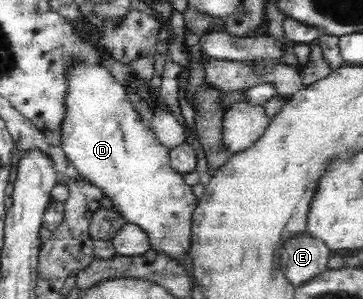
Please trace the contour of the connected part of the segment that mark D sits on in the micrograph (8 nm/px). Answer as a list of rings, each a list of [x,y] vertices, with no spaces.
[[[63,53],[61,58],[63,58],[64,62],[64,81],[66,86],[65,95],[63,95],[63,117],[61,117],[61,123],[59,123],[59,127],[61,127],[59,130],[61,130],[60,147],[65,157],[71,161],[81,176],[84,176],[85,179],[94,183],[103,192],[105,199],[111,201],[111,205],[125,218],[126,222],[138,225],[145,234],[147,234],[150,248],[153,251],[158,254],[163,254],[163,256],[167,258],[171,258],[171,260],[181,266],[181,263],[185,263],[185,259],[187,259],[187,255],[189,255],[191,249],[192,217],[198,206],[198,198],[194,194],[192,186],[183,181],[184,173],[179,173],[173,169],[173,166],[170,164],[168,149],[159,143],[155,132],[139,117],[133,104],[128,99],[125,85],[121,84],[121,81],[115,78],[115,75],[111,74],[105,66],[95,61],[89,61],[82,57],[74,57],[74,55],[70,55],[70,53]]]

